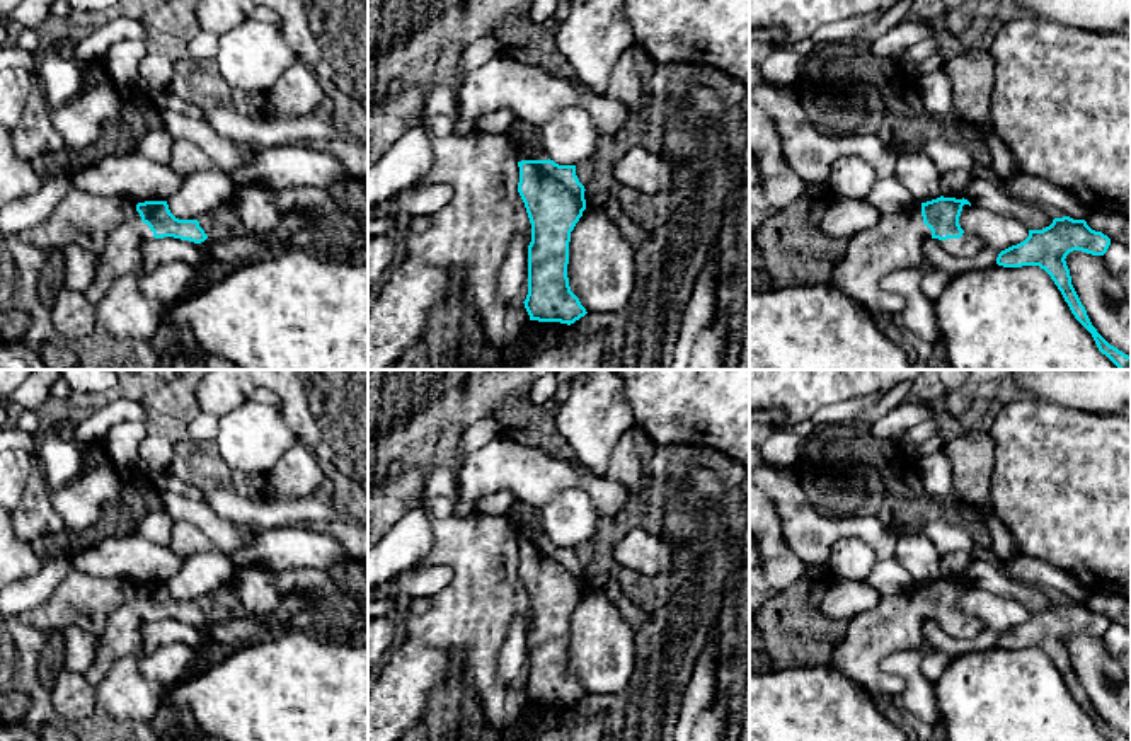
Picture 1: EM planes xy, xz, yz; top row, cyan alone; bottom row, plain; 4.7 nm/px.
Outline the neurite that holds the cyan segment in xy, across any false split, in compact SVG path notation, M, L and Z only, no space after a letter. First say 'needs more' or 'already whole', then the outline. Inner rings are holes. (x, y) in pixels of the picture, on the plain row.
needs more | M167 583L138 584L135 598L111 612L94 661L85 669L83 678L97 686L114 663L141 652L141 629L164 618L194 625L201 625L208 620L198 601L175 600Z

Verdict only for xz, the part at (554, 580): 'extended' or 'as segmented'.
extended

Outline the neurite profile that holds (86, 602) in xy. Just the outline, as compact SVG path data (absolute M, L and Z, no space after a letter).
M72 571L43 605L17 617L46 635L65 627L78 627L100 639L111 612L129 603L135 595L136 584L129 579Z

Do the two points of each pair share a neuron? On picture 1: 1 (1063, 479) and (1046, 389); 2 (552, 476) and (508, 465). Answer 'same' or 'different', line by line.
1: different
2: same

